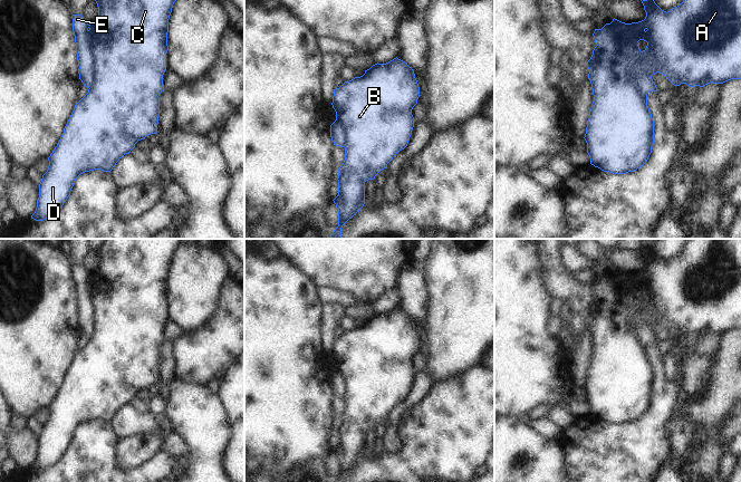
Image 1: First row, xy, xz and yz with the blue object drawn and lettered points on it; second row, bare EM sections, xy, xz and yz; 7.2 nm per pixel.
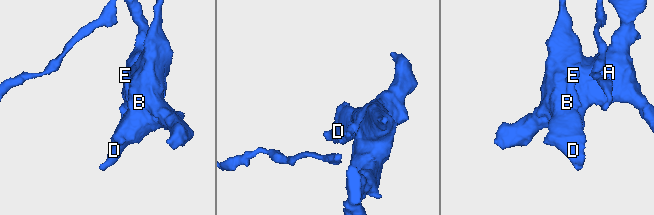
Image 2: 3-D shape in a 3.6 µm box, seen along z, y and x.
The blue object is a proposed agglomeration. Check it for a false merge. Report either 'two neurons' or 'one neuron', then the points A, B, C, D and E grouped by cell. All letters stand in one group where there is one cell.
two neurons | A B C D / E

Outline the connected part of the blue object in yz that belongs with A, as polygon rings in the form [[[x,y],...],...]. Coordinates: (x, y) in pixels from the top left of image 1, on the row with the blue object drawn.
[[[654,0],[641,1],[646,12],[644,20],[625,23],[614,18],[610,23],[606,23],[602,29],[595,29],[593,36],[597,46],[594,48],[590,59],[587,61],[589,69],[588,78],[593,88],[594,102],[589,110],[584,138],[587,143],[587,153],[590,158],[590,164],[604,172],[613,174],[626,174],[636,171],[647,162],[652,153],[652,146],[654,144],[654,120],[647,106],[647,93],[642,90],[635,81],[635,75],[639,73],[642,66],[646,68],[651,76],[657,73],[664,75],[674,86],[686,84],[690,87],[704,87],[710,83],[723,84],[731,79],[741,79],[741,0],[683,0],[682,3],[667,12],[662,10]]]

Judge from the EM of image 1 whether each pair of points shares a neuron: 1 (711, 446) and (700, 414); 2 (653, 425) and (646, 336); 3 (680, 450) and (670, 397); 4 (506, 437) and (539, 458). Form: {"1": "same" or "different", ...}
{"1": "same", "2": "same", "3": "different", "4": "same"}

